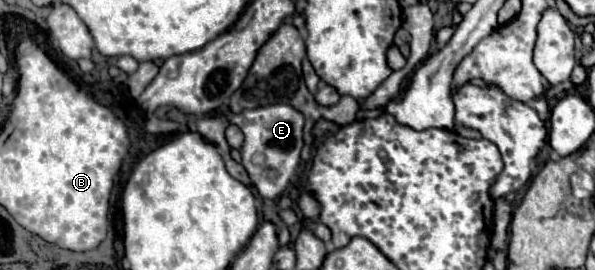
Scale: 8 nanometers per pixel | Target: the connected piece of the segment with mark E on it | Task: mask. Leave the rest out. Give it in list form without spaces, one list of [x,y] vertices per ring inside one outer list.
[[[274,103],[232,115],[232,123],[238,125],[244,133],[244,145],[240,149],[242,165],[248,171],[254,187],[264,199],[276,199],[288,187],[300,165],[300,153],[304,147],[304,115],[292,105]]]

